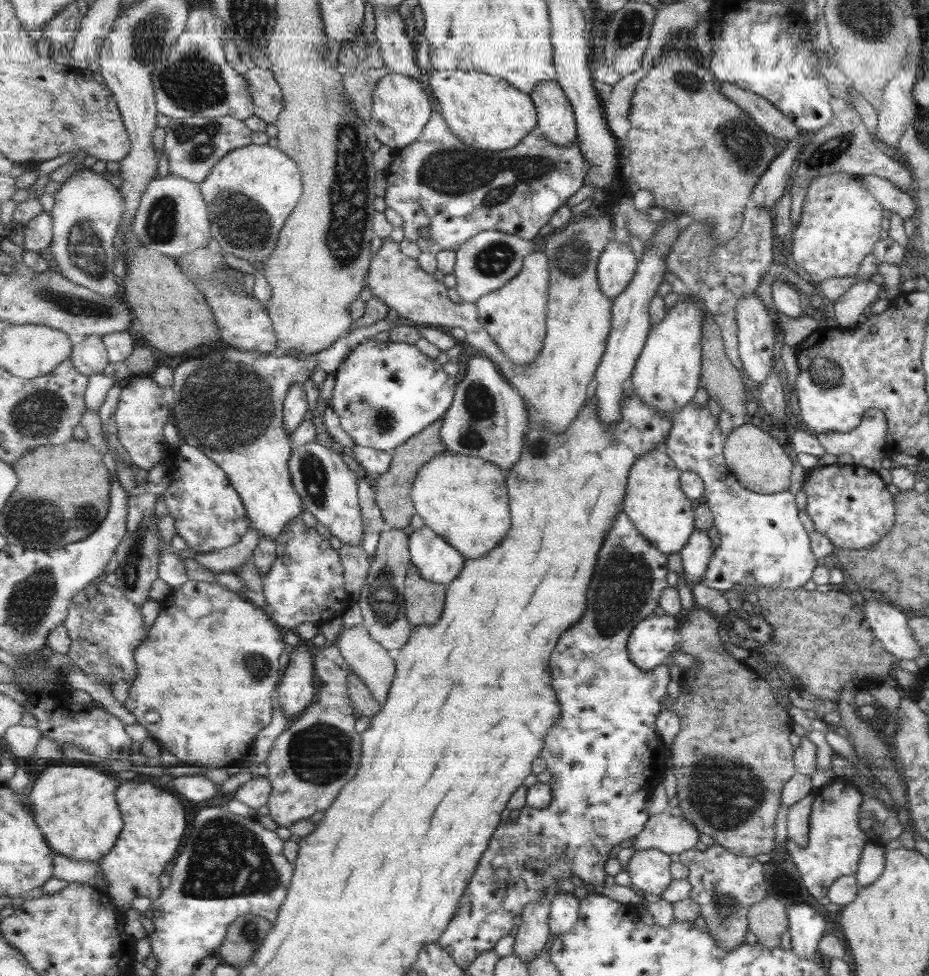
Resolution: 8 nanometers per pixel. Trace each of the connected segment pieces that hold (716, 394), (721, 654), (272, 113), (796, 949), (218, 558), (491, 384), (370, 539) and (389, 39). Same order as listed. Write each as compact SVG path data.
M707 312L703 315L700 329L703 333L701 339L700 386L705 388L709 397L716 398L720 408L726 410L731 416L744 415L746 401L742 379L738 370L729 360L729 356L726 355L719 326Z
M695 604L682 614L682 623L679 628L680 648L686 653L692 654L693 658L699 662L697 667L685 669L682 680L686 684L680 684L680 694L675 702L669 702L668 705L677 714L682 722L682 727L679 735L675 737L674 743L669 747L669 757L675 766L677 791L679 806L682 809L682 816L687 820L692 821L698 832L707 834L715 843L720 844L729 852L740 854L741 856L755 857L757 854L767 854L773 850L774 846L774 820L780 804L780 794L783 785L791 778L792 774L796 773L792 763L792 746L788 742L789 734L792 733L792 720L789 718L786 708L775 701L775 696L770 690L769 683L765 681L758 673L747 667L747 665L735 662L731 655L727 654L717 638L717 622L713 620L713 614Z
M256 66L247 70L243 76L248 80L255 104L255 115L275 125L279 116L285 112L285 99L274 72L272 69Z
M805 902L787 906L786 913L793 953L799 959L811 957L825 933L825 920Z
M251 527L245 536L233 547L208 553L196 553L194 558L213 572L227 572L243 566L252 558L262 535Z
M477 351L466 362L466 372L458 383L453 408L449 408L443 424L441 436L447 450L465 458L491 461L507 474L521 459L530 419L520 392L504 377L493 359Z
M363 476L358 484L361 514L364 520L364 543L362 547L368 552L370 562L376 557L377 547L382 532L393 528L385 518L378 506L373 486Z
M375 9L375 36L381 47L384 64L391 71L406 74L419 82L426 81L425 75L417 66L417 53L411 40L405 34L405 21L399 10Z

